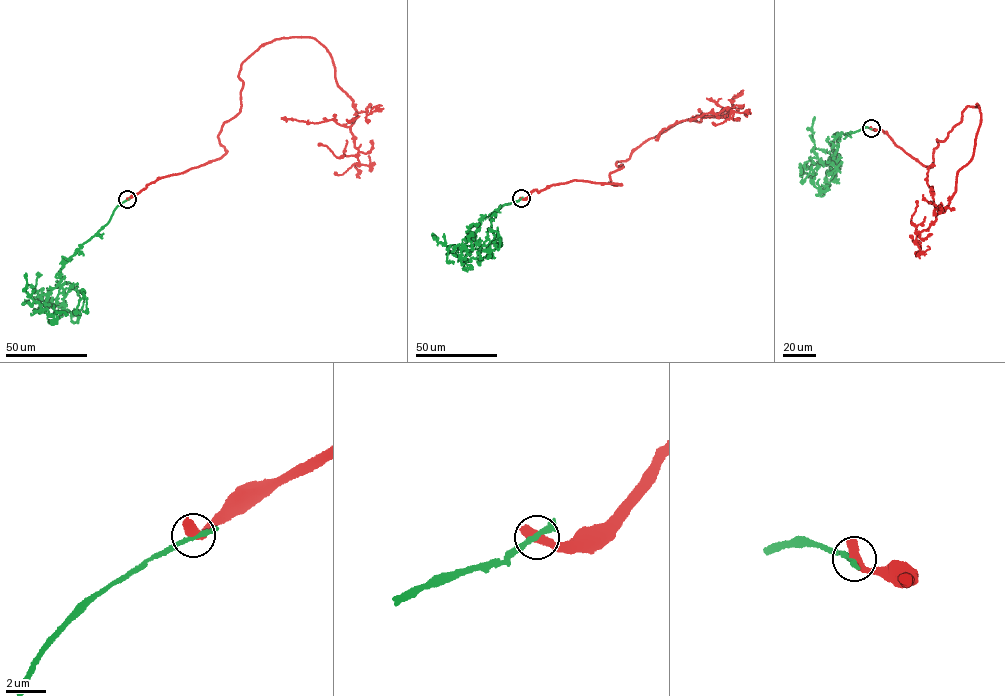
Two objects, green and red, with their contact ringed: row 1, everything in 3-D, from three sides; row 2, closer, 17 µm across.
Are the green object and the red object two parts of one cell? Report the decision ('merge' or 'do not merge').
do not merge

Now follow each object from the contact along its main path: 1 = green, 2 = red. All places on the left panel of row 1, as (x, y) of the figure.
1: (127, 199), (61, 269), (64, 308), (79, 314), (77, 307), (84, 296), (88, 311), (82, 311)
2: (127, 199), (226, 153), (241, 65), (276, 39), (313, 37), (352, 101), (357, 154), (318, 144)

